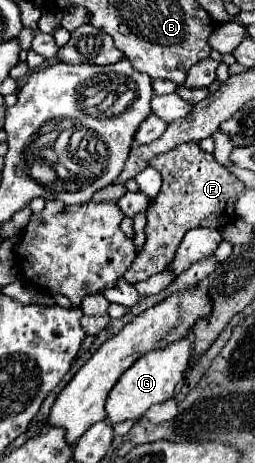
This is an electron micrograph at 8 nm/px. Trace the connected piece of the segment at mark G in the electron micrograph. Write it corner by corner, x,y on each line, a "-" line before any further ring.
179,339
165,349
149,351
139,361
135,361
109,393
109,399
105,405
107,423
117,425
123,421
139,421
151,405
159,405
171,399
177,383
183,379
183,373
189,367
189,361
191,361
191,349
187,339

